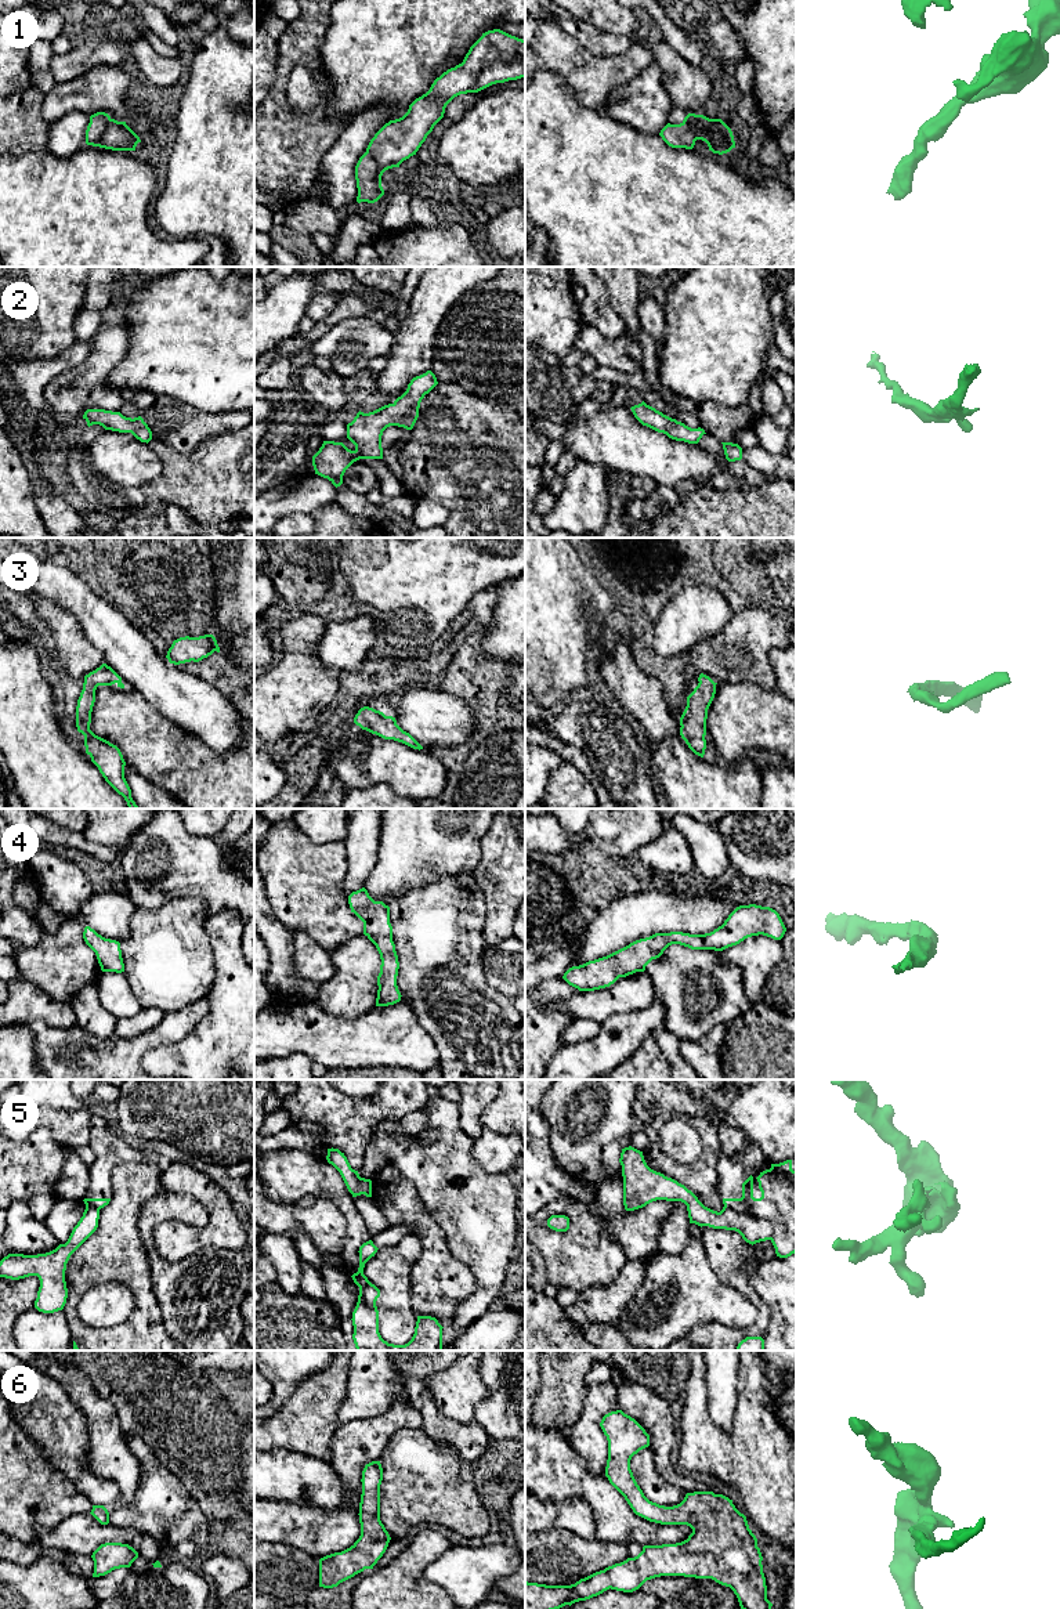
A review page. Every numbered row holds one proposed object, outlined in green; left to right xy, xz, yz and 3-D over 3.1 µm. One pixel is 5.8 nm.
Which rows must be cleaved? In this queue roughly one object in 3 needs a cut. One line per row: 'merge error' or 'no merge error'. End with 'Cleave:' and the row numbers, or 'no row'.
1: merge error
2: no merge error
3: no merge error
4: no merge error
5: merge error
6: no merge error
Cleave: 1, 5

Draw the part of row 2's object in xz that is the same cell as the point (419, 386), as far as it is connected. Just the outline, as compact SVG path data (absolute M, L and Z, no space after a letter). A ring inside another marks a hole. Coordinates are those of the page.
M431 370L416 376L408 384L406 391L392 404L384 405L373 412L358 412L351 423L347 424L347 438L355 445L355 449L348 449L343 442L323 441L319 451L312 456L315 474L328 478L336 488L343 484L346 470L359 459L383 459L381 435L390 426L412 430L417 417L420 402L438 384L435 375Z

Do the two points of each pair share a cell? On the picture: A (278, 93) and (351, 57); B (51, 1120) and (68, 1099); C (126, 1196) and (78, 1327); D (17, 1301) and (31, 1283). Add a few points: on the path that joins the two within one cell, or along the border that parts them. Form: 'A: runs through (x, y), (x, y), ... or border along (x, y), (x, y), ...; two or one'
A: border along (325, 36), (321, 43), (317, 68); two
B: border along (43, 1107), (83, 1109), (91, 1118); two
C: runs through (118, 1229), (116, 1241), (80, 1277), (75, 1294); one
D: runs through (18, 1297), (28, 1287); one

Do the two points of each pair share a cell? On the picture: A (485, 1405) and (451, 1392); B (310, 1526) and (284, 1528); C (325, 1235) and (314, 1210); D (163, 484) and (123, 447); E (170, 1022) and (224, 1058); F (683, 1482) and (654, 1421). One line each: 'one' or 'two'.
A: two
B: one
C: one
D: two
E: two
F: one

